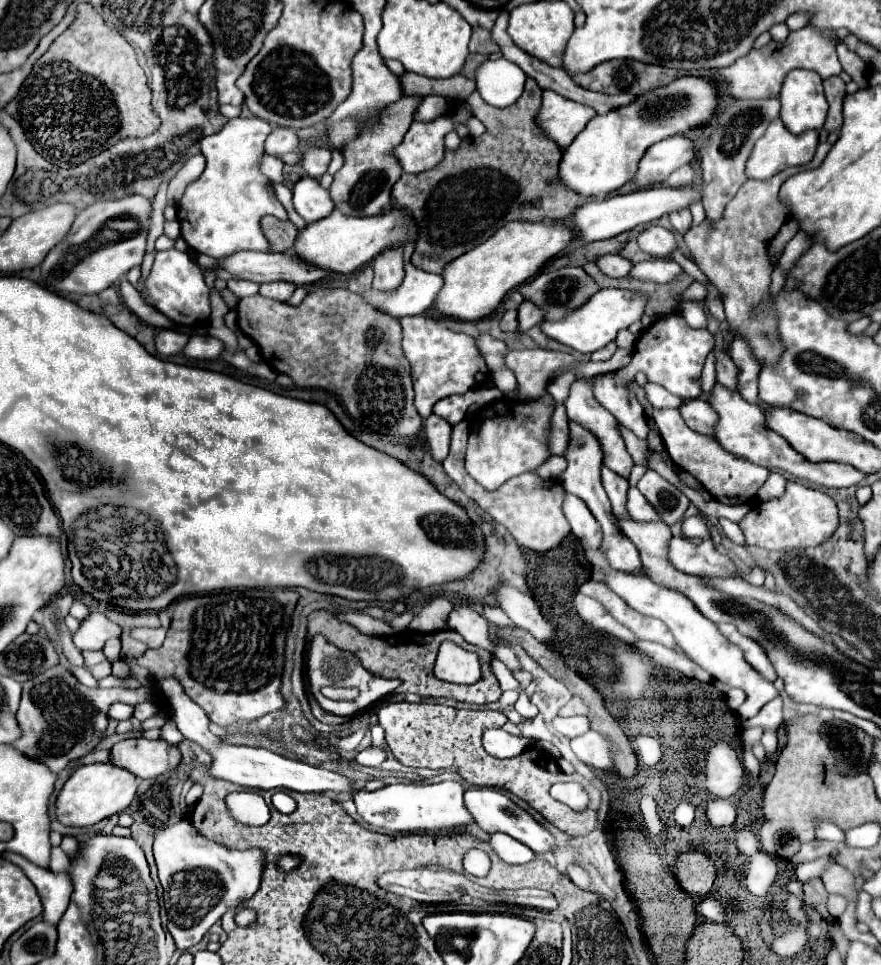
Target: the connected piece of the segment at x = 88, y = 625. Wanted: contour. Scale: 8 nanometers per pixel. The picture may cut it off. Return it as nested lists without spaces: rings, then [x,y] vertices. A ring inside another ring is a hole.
[[[91,612],[73,634],[73,644],[79,650],[101,650],[105,640],[121,634],[121,626],[111,622],[105,614]]]

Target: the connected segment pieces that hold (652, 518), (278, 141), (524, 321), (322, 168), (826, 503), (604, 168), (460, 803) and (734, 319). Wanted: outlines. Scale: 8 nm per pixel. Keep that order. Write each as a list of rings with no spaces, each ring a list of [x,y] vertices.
[[[633,486],[629,488],[629,500],[627,500],[627,510],[633,520],[637,522],[661,522],[659,512],[643,498],[643,494]]]
[[[275,126],[273,132],[267,136],[265,152],[271,154],[271,156],[281,156],[285,152],[293,152],[297,148],[297,144],[299,144],[299,138],[297,138],[295,130]]]
[[[525,300],[521,306],[519,306],[519,332],[525,332],[529,330],[531,326],[539,324],[545,320],[545,312],[541,312],[541,308],[529,300]]]
[[[313,148],[313,152],[309,152],[309,156],[305,156],[305,160],[301,162],[301,168],[305,170],[307,176],[311,178],[321,178],[331,162],[331,150],[327,148]]]
[[[789,482],[787,492],[781,498],[769,500],[767,504],[757,504],[741,522],[745,540],[753,546],[761,546],[767,550],[793,550],[817,546],[825,542],[837,526],[839,516],[833,498],[829,498],[825,492],[805,488],[797,482]]]
[[[683,76],[665,88],[641,94],[629,106],[591,118],[585,130],[579,132],[579,136],[575,136],[575,140],[563,150],[559,162],[559,184],[567,190],[573,190],[581,198],[609,196],[635,176],[637,162],[651,144],[701,126],[713,116],[715,104],[717,92],[707,80]]]
[[[399,782],[387,784],[375,792],[356,790],[353,792],[359,816],[375,830],[385,830],[387,834],[427,834],[427,832],[453,832],[469,830],[475,820],[465,808],[463,786],[459,782],[439,782],[439,784],[419,784],[419,782]]]
[[[821,142],[809,164],[805,164],[801,168],[785,168],[785,172],[779,172],[777,176],[763,180],[763,182],[747,180],[739,188],[735,198],[725,206],[721,220],[717,220],[713,224],[709,220],[703,220],[701,224],[691,226],[685,232],[685,244],[689,246],[697,266],[723,294],[723,306],[725,306],[729,330],[733,332],[733,336],[739,336],[749,344],[749,348],[759,364],[779,362],[779,358],[785,350],[783,340],[777,332],[775,298],[769,292],[773,266],[767,256],[769,240],[777,234],[781,224],[789,218],[787,208],[783,204],[779,204],[779,200],[777,200],[777,192],[779,192],[781,184],[787,178],[791,178],[793,174],[817,168],[823,162],[829,148],[831,148],[831,144]]]

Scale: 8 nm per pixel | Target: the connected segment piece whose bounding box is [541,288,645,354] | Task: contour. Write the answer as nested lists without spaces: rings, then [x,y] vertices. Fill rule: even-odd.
[[[615,288],[599,290],[585,304],[581,304],[573,312],[567,312],[565,318],[551,320],[551,322],[545,320],[541,324],[541,332],[581,354],[591,354],[603,346],[607,346],[611,340],[615,340],[615,336],[621,328],[627,328],[635,320],[641,320],[643,306],[645,306],[645,296],[641,296],[639,292],[615,290]]]

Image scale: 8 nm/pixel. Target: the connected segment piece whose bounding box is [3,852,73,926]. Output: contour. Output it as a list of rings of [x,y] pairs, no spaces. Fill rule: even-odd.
[[[5,852],[3,856],[25,870],[27,878],[35,884],[39,892],[39,898],[43,904],[43,922],[57,926],[69,906],[69,896],[73,890],[73,886],[69,884],[69,878],[65,874],[51,874],[45,868],[37,868],[35,864],[29,864],[23,856],[17,856],[11,852]]]

